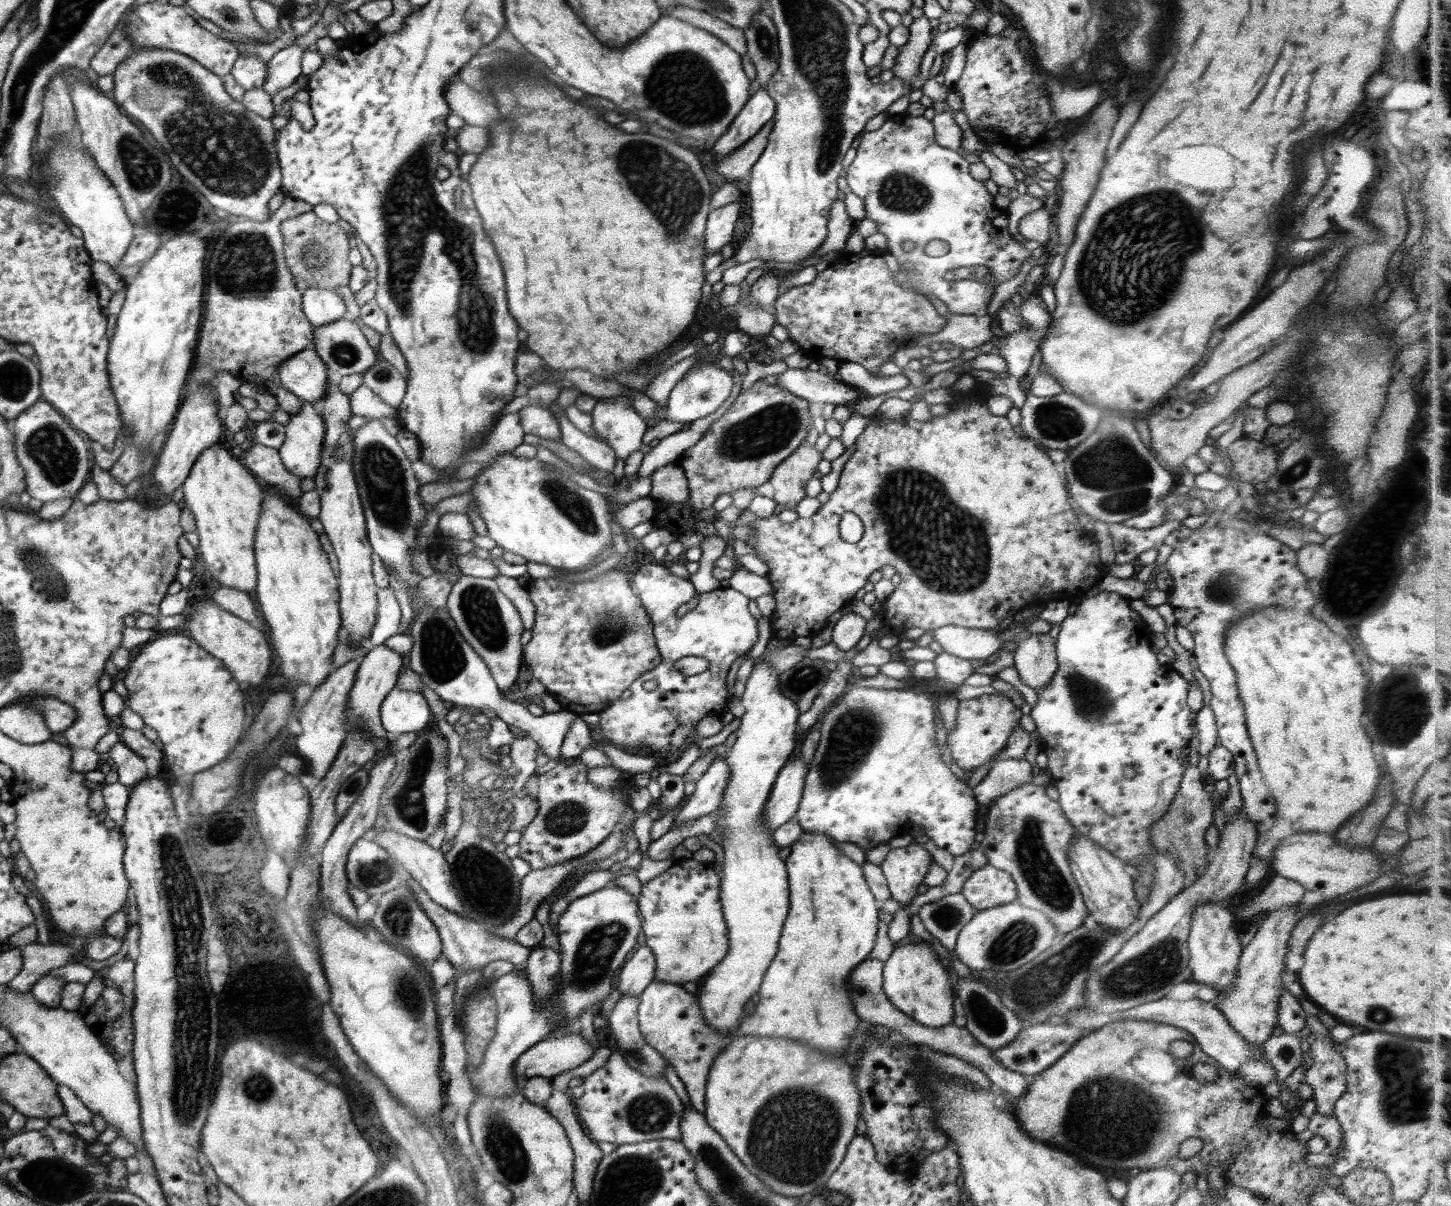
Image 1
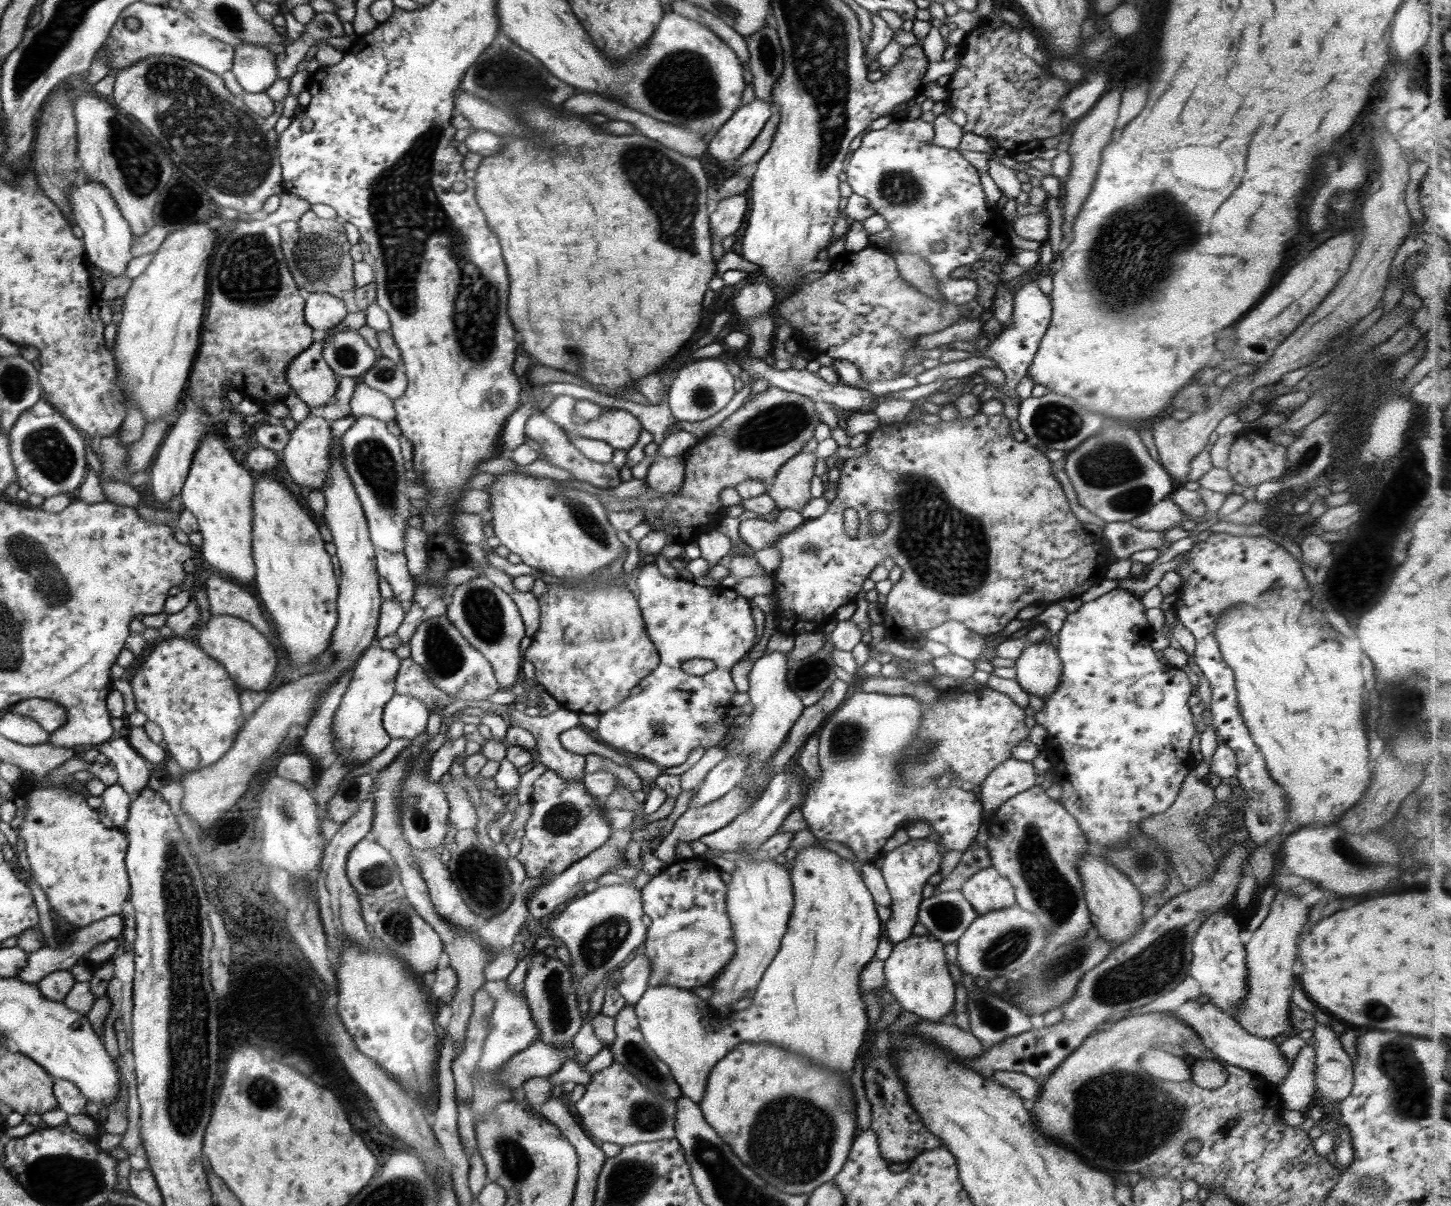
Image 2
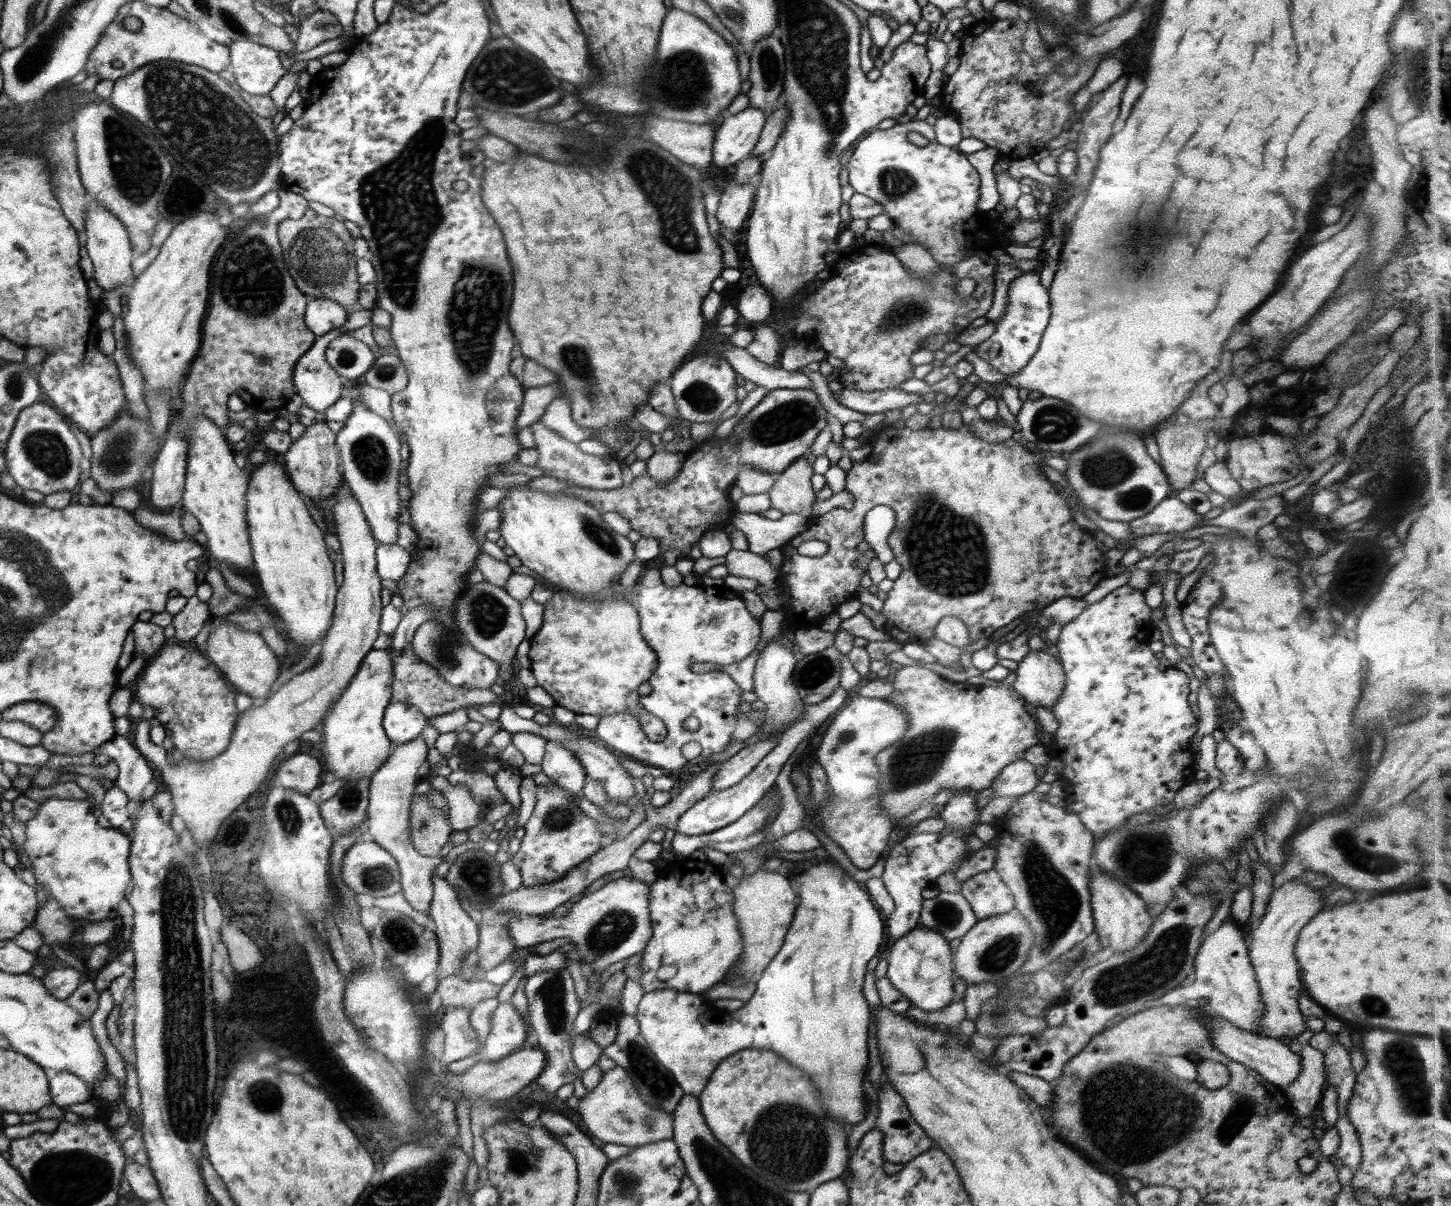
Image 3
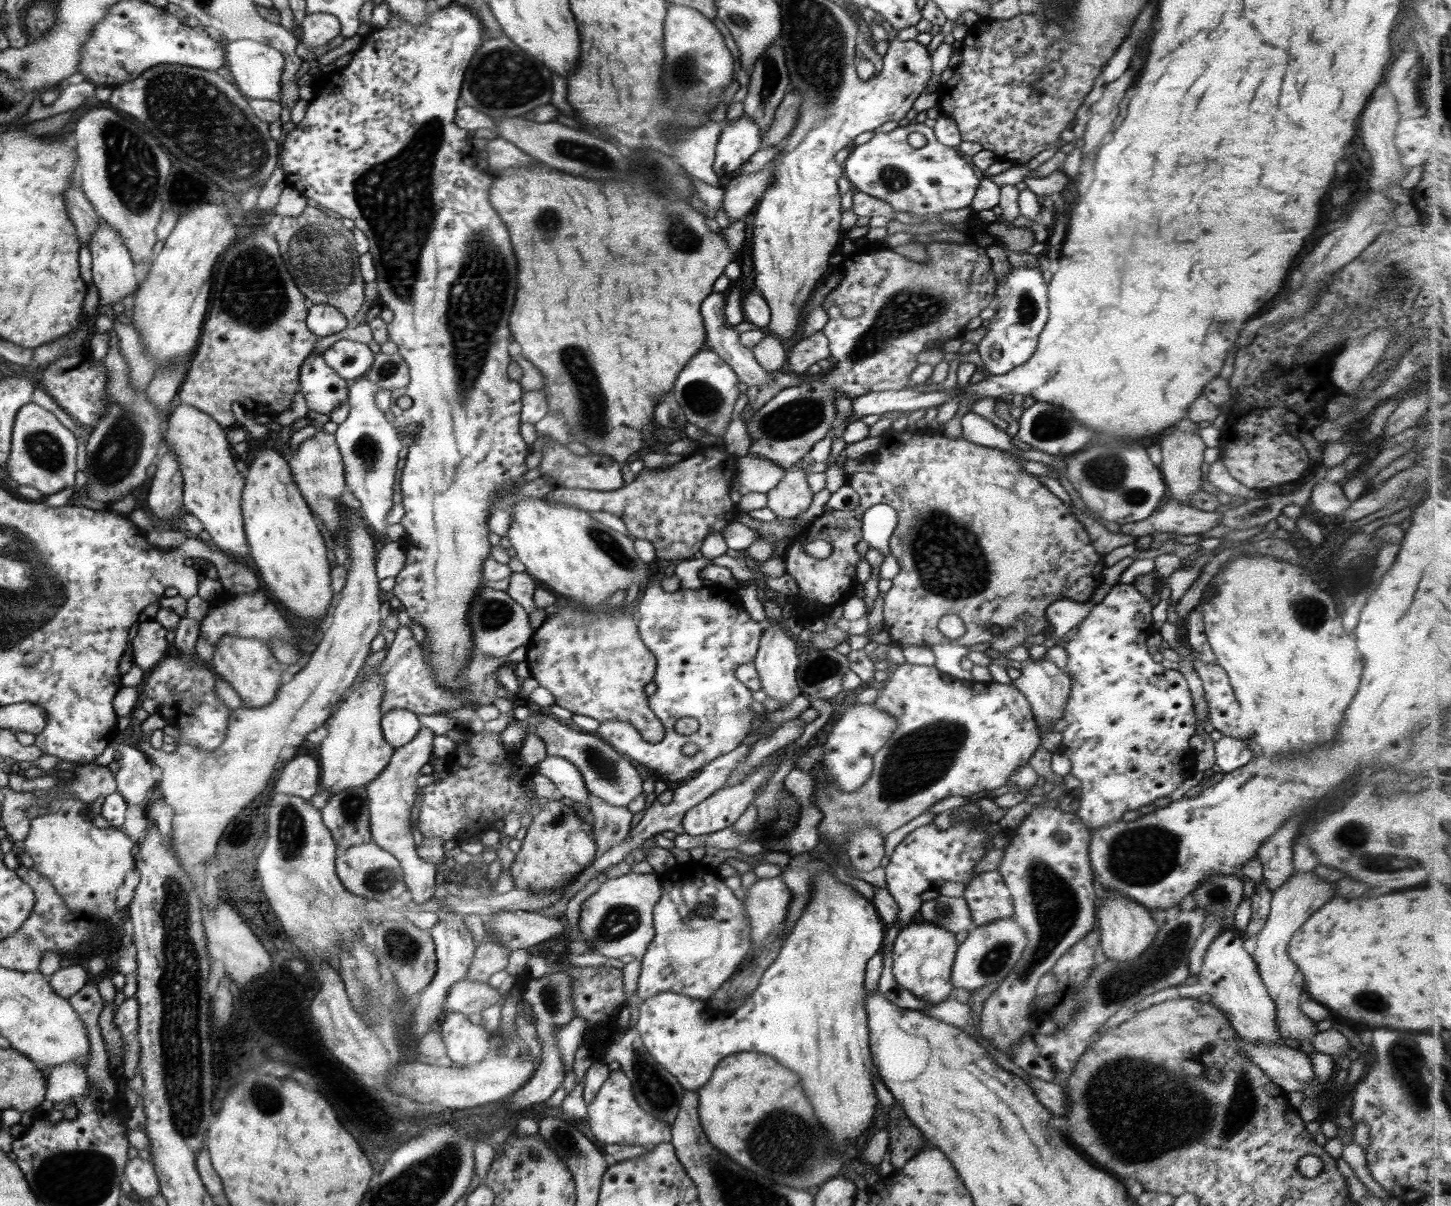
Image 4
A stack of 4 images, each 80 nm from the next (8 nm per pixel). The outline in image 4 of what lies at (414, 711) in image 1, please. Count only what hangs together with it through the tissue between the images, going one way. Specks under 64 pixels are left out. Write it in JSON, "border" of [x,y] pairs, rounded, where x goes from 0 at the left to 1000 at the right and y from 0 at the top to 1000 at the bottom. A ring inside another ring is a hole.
{"border":[[[272,587],[263,593],[263,603],[266,615],[272,620],[276,620],[278,617],[281,617],[291,602],[286,590]]]}

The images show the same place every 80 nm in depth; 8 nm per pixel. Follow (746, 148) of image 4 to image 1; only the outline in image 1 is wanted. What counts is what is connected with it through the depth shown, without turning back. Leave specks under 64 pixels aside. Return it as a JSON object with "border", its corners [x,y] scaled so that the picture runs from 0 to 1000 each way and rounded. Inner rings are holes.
{"border":[[[525,71],[513,85],[509,95],[502,103],[502,109],[499,109],[496,116],[493,116],[492,125],[498,129],[504,128],[529,103],[534,93],[533,82],[529,78],[529,73]]]}

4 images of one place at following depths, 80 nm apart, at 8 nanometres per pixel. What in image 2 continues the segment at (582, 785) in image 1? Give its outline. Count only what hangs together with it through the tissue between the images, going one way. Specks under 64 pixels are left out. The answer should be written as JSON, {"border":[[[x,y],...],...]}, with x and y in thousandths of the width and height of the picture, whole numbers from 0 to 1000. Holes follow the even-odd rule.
{"border":[[[376,638],[371,647],[369,647],[365,663],[367,666],[366,677],[360,687],[362,692],[359,695],[359,704],[355,710],[356,713],[358,713],[361,718],[363,728],[386,725],[394,716],[405,710],[416,699],[420,697],[420,694],[422,688],[419,682],[419,679],[415,676],[412,667],[414,663],[412,664],[411,661],[408,661],[404,656],[401,645],[388,645],[382,639]]]}

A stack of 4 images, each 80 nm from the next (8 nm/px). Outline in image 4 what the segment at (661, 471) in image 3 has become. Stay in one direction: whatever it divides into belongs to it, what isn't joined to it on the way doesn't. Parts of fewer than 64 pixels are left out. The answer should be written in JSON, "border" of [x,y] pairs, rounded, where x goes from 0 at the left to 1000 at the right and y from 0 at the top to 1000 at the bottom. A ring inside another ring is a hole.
{"border":[[[440,124],[434,128],[434,134],[437,141],[437,146],[434,151],[423,151],[423,149],[407,151],[407,149],[396,148],[385,141],[379,141],[379,138],[371,133],[366,138],[349,139],[346,142],[336,139],[340,148],[337,158],[337,167],[351,191],[353,204],[354,204],[356,216],[357,216],[357,244],[356,244],[354,257],[351,260],[351,275],[353,275],[354,282],[356,282],[360,289],[359,295],[367,300],[375,311],[375,320],[373,323],[376,327],[378,342],[387,342],[394,358],[394,364],[403,368],[407,376],[416,376],[429,386],[433,378],[441,375],[445,388],[459,388],[469,383],[471,381],[471,377],[452,376],[452,371],[456,366],[453,363],[451,366],[450,362],[452,356],[450,352],[451,337],[458,327],[464,323],[467,308],[474,302],[474,299],[487,288],[485,285],[486,270],[482,262],[482,252],[491,242],[491,237],[499,227],[500,222],[503,219],[508,220],[510,207],[514,201],[514,193],[513,193],[514,184],[510,182],[504,184],[496,193],[489,192],[488,187],[485,185],[487,178],[475,169],[475,166],[480,158],[476,150],[476,144],[473,144],[466,131],[457,126],[452,126],[452,124]]]}

